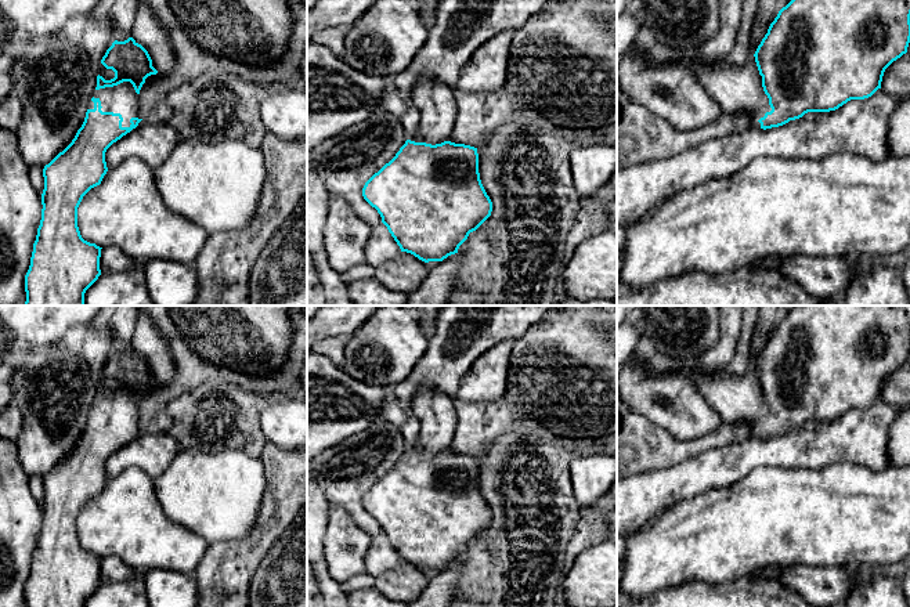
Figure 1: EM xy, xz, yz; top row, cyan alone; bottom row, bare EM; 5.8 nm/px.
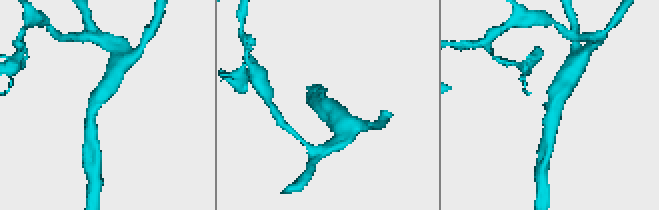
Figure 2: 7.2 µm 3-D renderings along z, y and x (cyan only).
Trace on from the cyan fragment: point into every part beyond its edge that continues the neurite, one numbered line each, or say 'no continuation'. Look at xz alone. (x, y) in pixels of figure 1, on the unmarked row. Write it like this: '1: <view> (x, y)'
1: xz (436, 412)

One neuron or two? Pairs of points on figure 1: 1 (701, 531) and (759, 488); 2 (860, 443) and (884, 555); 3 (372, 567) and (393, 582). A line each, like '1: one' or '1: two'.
1: one
2: two
3: two

